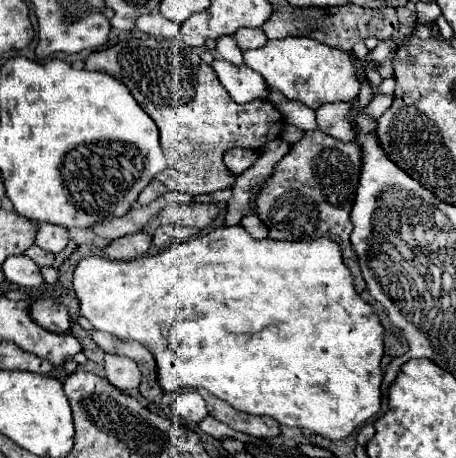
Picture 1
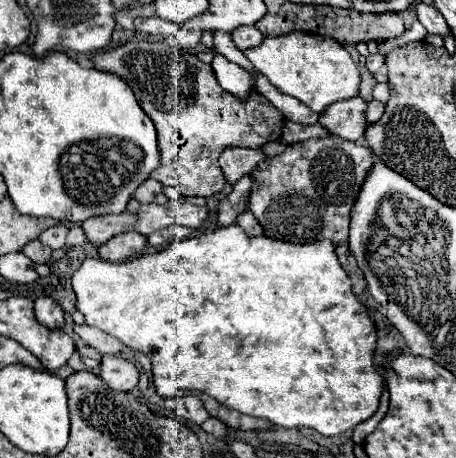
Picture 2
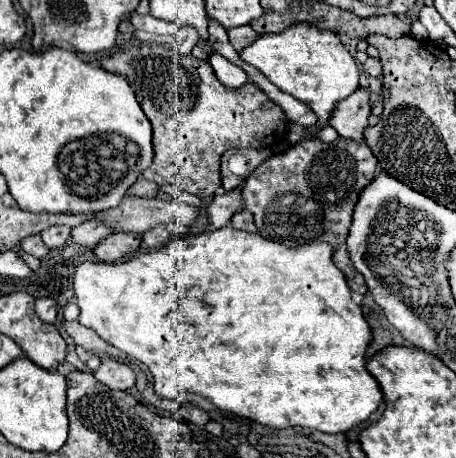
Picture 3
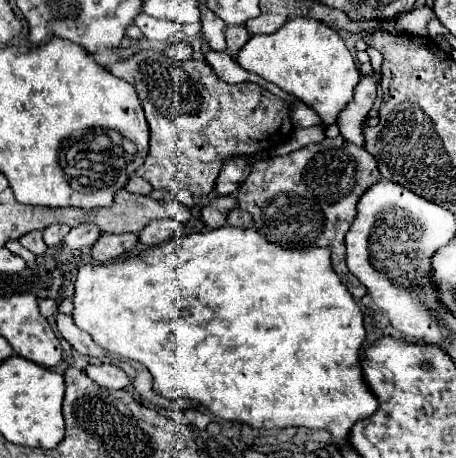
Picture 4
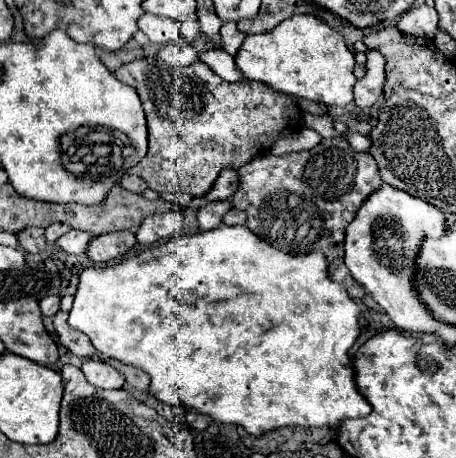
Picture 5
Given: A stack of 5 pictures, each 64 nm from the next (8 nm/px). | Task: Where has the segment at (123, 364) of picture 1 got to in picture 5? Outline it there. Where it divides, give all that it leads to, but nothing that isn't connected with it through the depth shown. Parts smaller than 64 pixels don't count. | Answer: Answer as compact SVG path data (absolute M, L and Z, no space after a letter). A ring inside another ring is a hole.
M86 360L80 366L80 370L86 376L86 380L98 388L122 388L124 386L124 374L106 362Z

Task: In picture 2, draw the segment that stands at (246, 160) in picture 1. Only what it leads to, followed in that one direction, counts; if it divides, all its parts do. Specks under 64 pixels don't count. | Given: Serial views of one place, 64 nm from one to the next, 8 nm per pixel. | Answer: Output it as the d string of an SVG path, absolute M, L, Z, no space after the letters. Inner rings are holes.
M248 148L224 150L220 156L220 168L226 176L226 182L236 184L242 176L248 176L262 158L264 158L262 150L248 150Z

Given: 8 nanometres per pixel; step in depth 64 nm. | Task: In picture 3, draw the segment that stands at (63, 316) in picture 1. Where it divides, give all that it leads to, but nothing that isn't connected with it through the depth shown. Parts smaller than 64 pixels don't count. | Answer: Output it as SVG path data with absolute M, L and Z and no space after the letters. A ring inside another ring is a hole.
M38 298L36 300L36 312L44 322L54 322L58 314L58 304L52 298Z

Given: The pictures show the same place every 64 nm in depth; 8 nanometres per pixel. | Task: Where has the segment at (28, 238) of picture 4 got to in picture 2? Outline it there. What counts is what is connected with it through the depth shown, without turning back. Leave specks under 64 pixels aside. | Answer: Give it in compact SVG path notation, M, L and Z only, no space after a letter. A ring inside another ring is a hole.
M36 238L36 240L30 240L30 242L22 248L22 252L24 252L32 262L36 262L36 264L48 262L48 258L50 258L50 254L52 254L52 250L46 248L44 244L40 244L38 238Z

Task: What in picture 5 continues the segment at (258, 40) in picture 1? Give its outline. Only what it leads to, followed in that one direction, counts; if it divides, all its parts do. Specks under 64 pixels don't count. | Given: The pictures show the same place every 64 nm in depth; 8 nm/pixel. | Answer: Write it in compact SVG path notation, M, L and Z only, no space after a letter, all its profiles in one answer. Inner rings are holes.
M226 22L222 28L220 28L220 36L222 36L222 50L226 50L228 54L236 54L244 42L244 34L236 28L236 24L232 22Z

